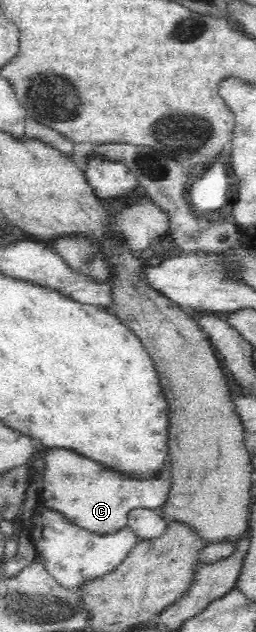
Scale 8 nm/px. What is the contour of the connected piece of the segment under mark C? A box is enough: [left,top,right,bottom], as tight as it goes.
[40,448,171,534]

